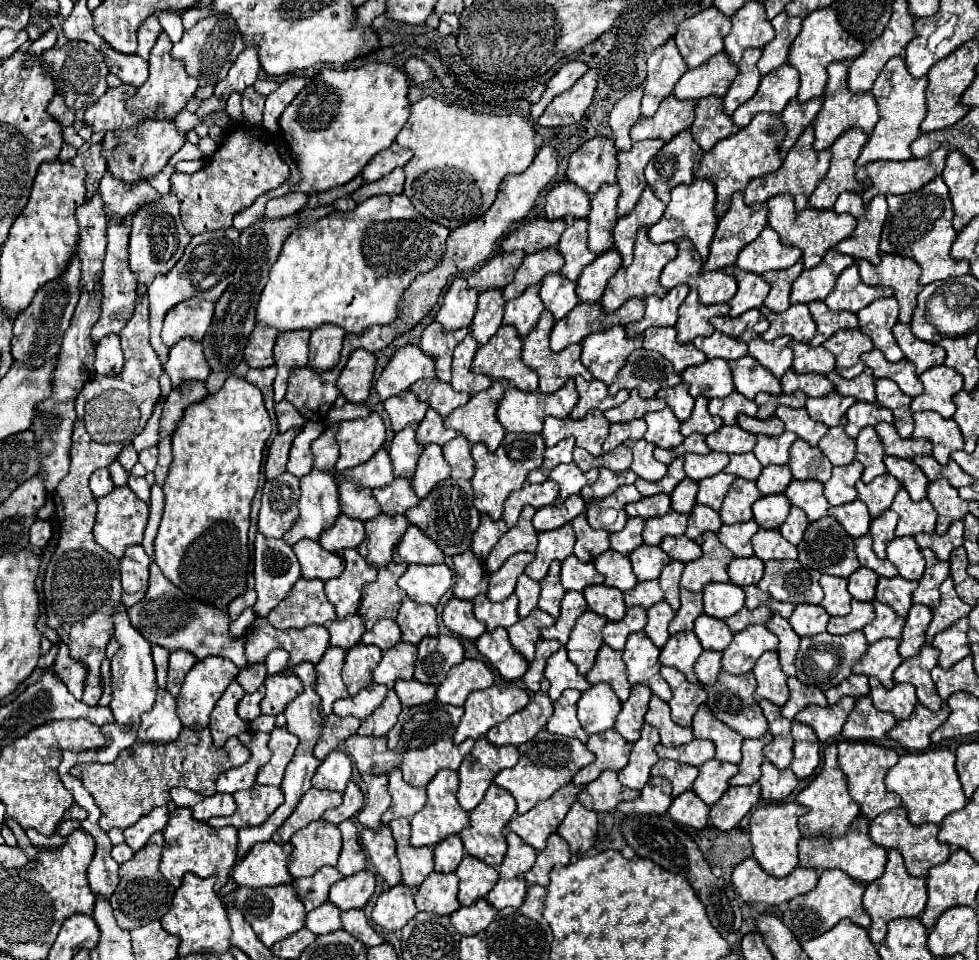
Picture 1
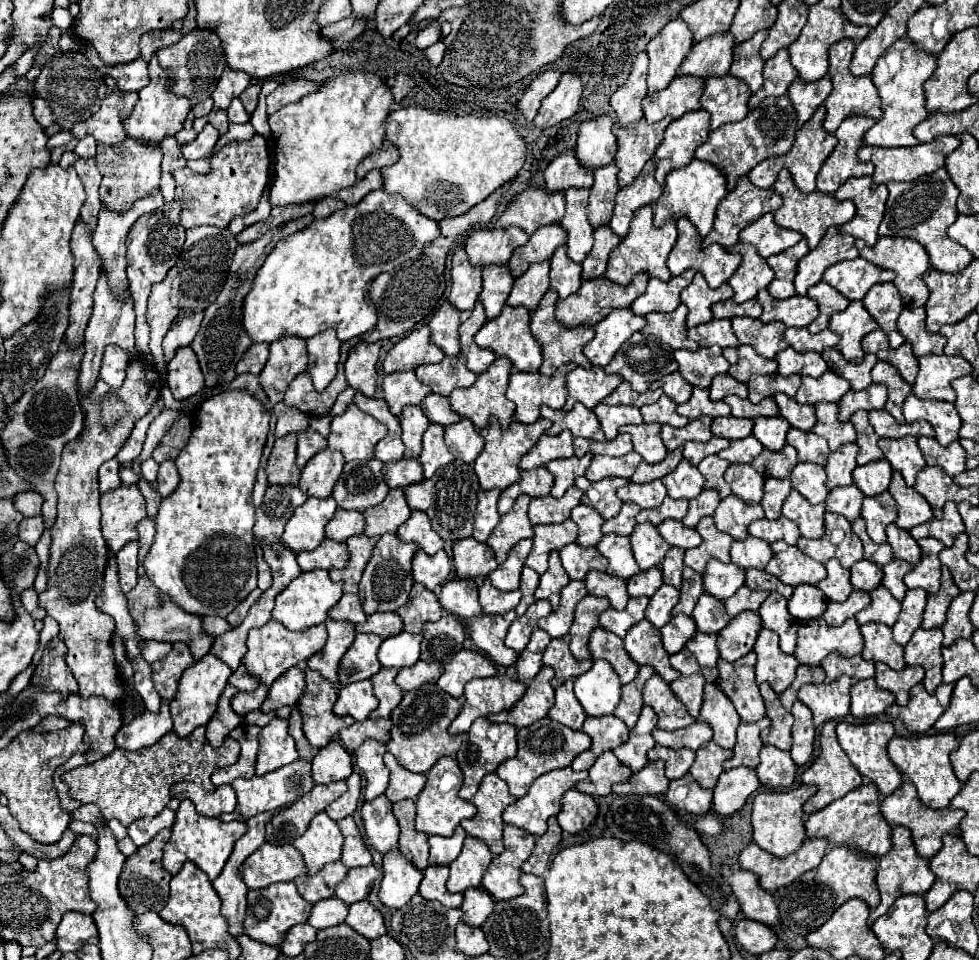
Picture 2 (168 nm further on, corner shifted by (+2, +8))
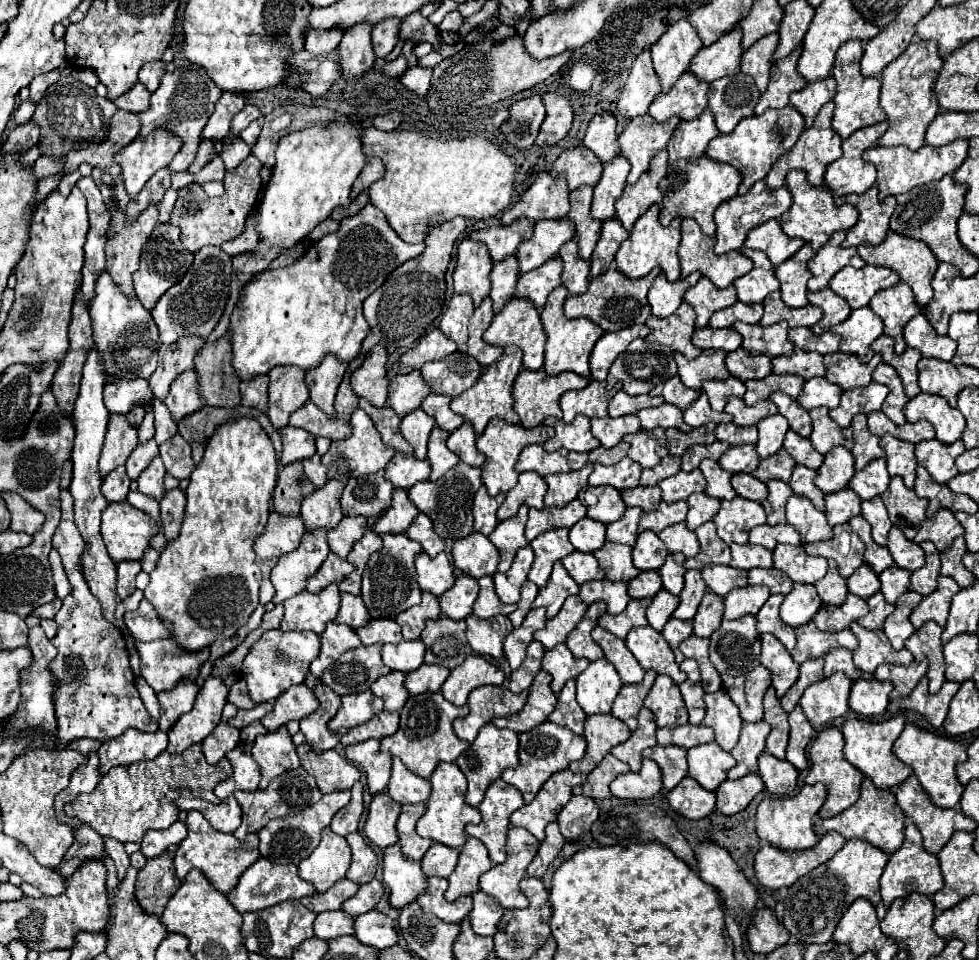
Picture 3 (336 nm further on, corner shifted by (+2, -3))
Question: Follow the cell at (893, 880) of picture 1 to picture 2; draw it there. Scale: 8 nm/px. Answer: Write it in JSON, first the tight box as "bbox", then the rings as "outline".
{"bbox":[868,825,936,925],"outline":[[[898,825],[898,827],[894,827],[892,833],[894,833],[894,835],[892,835],[892,839],[894,839],[892,849],[890,849],[886,855],[882,855],[880,861],[878,861],[876,883],[878,883],[882,901],[880,901],[880,907],[876,907],[876,909],[870,911],[870,917],[868,917],[868,923],[870,923],[870,925],[872,925],[880,915],[884,915],[884,913],[890,909],[890,905],[892,905],[898,897],[902,897],[902,895],[906,895],[906,893],[924,895],[924,893],[932,887],[932,883],[934,883],[934,879],[936,879],[936,875],[930,871],[928,859],[918,857],[916,847],[914,847],[914,841],[912,841],[912,835],[910,835],[910,829]]]}

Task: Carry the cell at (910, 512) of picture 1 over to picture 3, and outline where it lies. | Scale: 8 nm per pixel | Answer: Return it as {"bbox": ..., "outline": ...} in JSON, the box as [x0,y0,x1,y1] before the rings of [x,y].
{"bbox":[882,476,926,540],"outline":[[[894,476],[890,480],[888,490],[882,494],[882,500],[888,508],[890,520],[894,526],[898,526],[908,540],[912,540],[920,528],[920,524],[926,520],[926,498],[918,498],[912,490],[908,490],[900,476]]]}

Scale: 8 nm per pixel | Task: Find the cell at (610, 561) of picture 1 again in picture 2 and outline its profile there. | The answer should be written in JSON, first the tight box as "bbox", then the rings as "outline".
{"bbox":[596,535,640,579],"outline":[[[604,535],[598,541],[596,549],[610,561],[610,565],[608,565],[610,575],[630,579],[632,575],[636,575],[640,571],[640,567],[636,565],[636,559],[632,555],[632,549],[630,549],[630,537]]]}

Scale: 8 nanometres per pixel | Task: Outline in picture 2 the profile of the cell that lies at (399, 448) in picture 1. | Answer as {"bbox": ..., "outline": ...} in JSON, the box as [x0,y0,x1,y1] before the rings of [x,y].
{"bbox":[398,405,430,457],"outline":[[[406,405],[398,419],[402,425],[402,441],[406,445],[404,457],[418,457],[422,451],[422,435],[430,425],[428,417],[418,405]]]}

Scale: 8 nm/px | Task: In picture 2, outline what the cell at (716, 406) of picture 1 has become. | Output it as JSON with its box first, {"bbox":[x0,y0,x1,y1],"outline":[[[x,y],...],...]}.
{"bbox":[710,373,748,401],"outline":[[[728,373],[716,375],[716,377],[712,379],[712,385],[710,385],[710,399],[718,401],[718,399],[724,399],[726,395],[730,395],[730,393],[734,393],[734,395],[746,399],[746,397],[748,397],[748,387],[746,387],[746,383],[736,381],[736,379],[730,377]]]}

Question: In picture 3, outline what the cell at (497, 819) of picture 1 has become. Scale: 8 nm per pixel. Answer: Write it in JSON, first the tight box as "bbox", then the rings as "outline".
{"bbox":[466,778,524,864],"outline":[[[502,778],[494,780],[486,794],[482,804],[478,806],[482,820],[476,826],[466,826],[466,834],[478,838],[486,848],[494,864],[506,862],[506,832],[510,826],[510,814],[524,806],[522,794],[506,784]]]}

